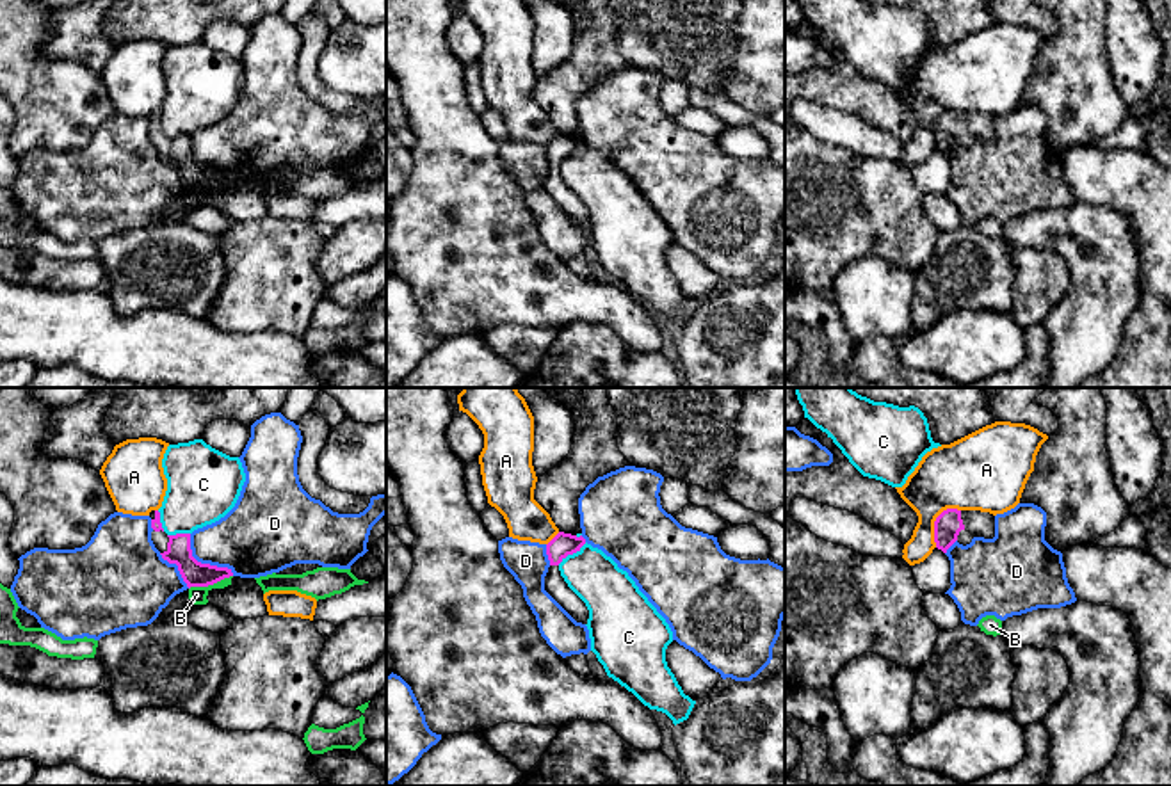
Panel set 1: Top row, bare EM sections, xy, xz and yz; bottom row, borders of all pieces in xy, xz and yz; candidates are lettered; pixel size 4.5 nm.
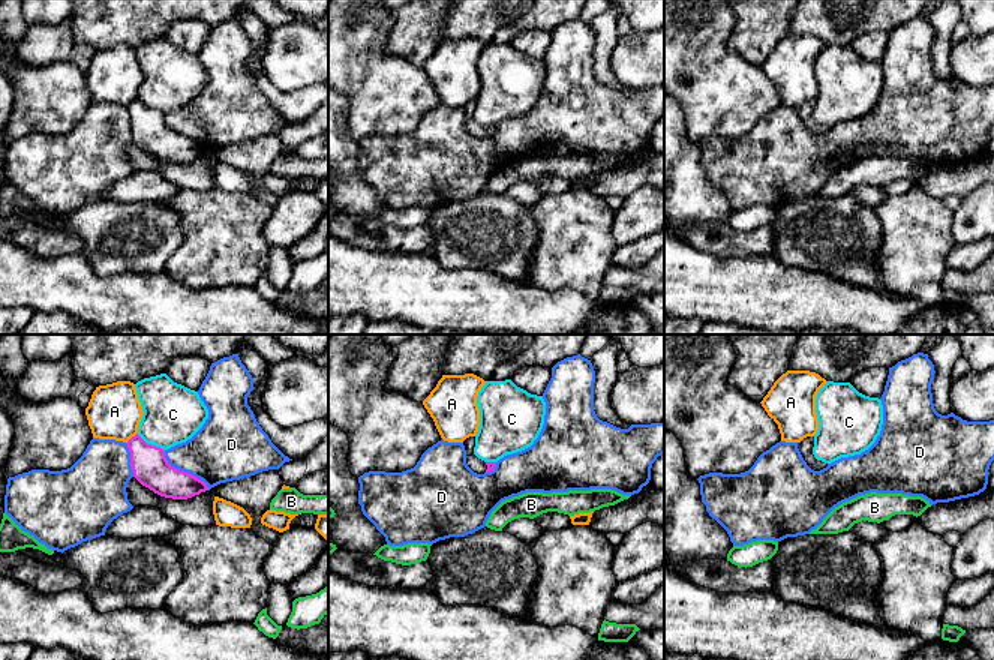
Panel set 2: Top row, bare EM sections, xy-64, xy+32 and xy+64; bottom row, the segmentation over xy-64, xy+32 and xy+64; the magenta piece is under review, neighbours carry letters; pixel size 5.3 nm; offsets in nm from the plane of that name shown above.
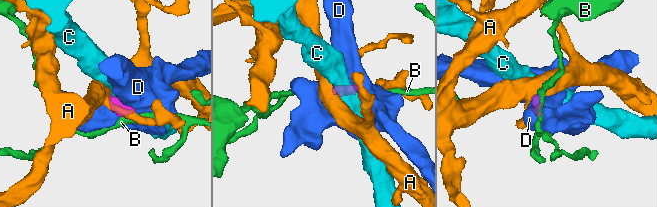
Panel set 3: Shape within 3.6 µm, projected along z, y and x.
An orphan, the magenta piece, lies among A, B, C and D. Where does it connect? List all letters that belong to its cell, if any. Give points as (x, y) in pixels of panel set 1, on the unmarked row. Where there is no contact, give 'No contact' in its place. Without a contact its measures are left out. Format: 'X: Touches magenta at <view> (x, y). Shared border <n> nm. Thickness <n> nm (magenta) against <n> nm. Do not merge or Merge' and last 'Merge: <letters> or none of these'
A: Touches magenta at yz (935, 123). Shared border 200 nm. Thickness 120 nm (magenta) against 320 nm. Do not merge
B: Touches magenta at xy (210, 185). Shared border 220 nm. Thickness 120 nm (magenta) against 80 nm. Do not merge
C: Touches magenta at xz (572, 155). Shared border 170 nm. Thickness 110 nm (magenta) against 240 nm. Do not merge
D: Touches magenta at xy (203, 166). Shared border 280 nm. Thickness 120 nm (magenta) against 320 nm. Do not merge
Merge: none of these

